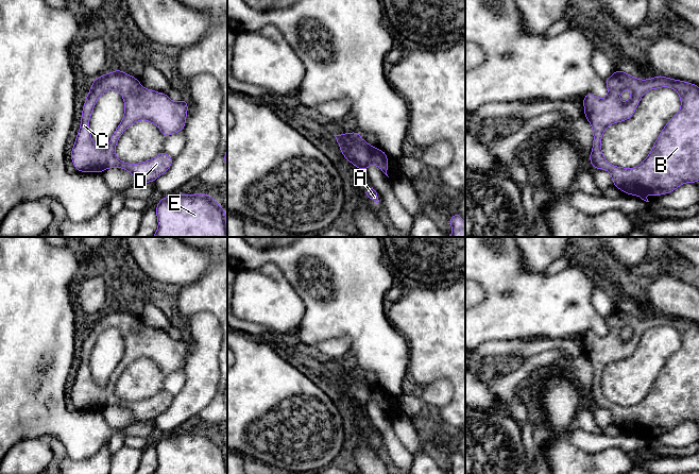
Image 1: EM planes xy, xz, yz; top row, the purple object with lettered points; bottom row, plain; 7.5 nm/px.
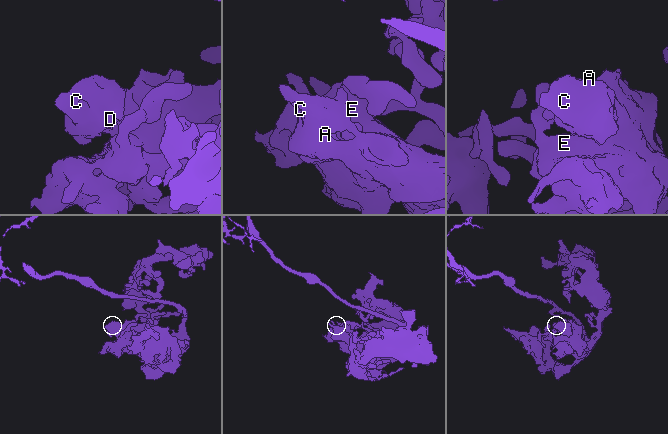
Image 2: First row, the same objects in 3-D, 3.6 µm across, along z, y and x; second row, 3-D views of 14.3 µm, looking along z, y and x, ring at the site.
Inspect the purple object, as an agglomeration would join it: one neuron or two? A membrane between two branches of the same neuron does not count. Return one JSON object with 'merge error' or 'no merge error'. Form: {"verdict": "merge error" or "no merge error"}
{"verdict": "no merge error"}

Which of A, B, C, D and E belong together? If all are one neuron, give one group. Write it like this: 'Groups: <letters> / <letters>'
Groups: A B C D E

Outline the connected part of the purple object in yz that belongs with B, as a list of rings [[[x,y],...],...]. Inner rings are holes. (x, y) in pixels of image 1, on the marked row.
[[[624,70],[616,71],[607,78],[608,96],[603,99],[596,97],[593,92],[586,94],[583,99],[584,117],[593,130],[593,148],[589,159],[593,169],[608,170],[612,176],[613,186],[629,196],[637,196],[649,202],[647,193],[659,198],[662,193],[669,194],[684,183],[699,182],[699,86],[689,82],[670,79],[658,74],[652,79],[640,80],[626,73]],[[669,87],[675,89],[680,97],[681,107],[665,124],[658,136],[648,156],[634,168],[616,167],[610,164],[603,156],[601,150],[602,135],[608,126],[630,119],[645,92],[651,89]],[[624,89],[630,89],[629,100],[621,103],[619,100]]]

